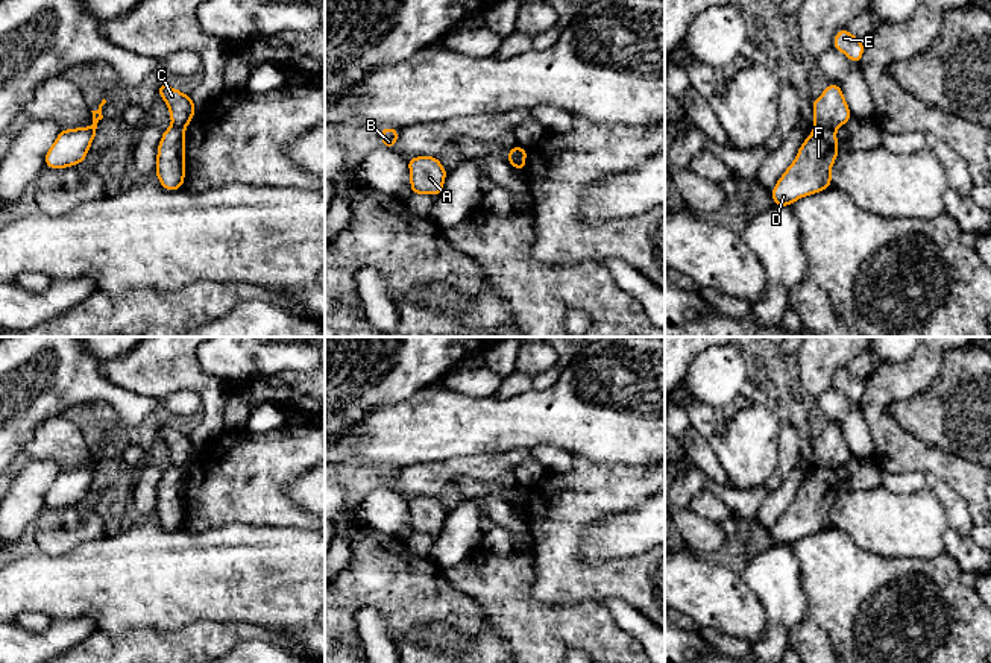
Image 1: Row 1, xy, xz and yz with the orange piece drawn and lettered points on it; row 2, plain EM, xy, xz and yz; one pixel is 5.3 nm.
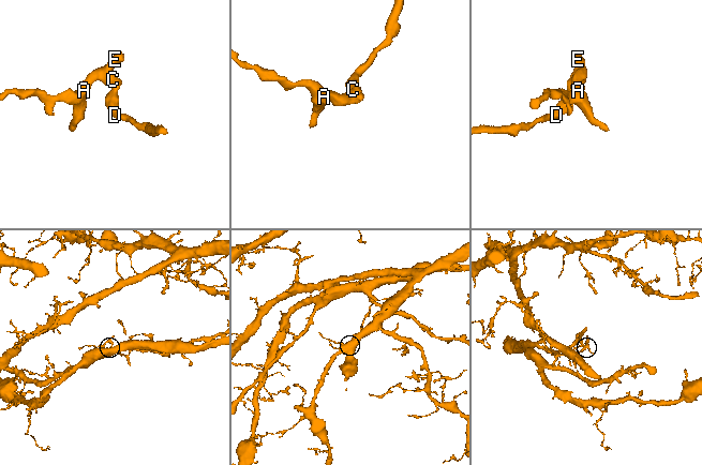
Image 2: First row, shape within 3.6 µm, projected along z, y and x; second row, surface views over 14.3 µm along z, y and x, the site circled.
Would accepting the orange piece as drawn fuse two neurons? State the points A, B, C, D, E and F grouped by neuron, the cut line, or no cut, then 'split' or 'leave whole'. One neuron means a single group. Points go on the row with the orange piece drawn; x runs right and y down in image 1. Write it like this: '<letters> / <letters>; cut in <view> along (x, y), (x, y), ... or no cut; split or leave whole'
A B C E / D F; cut in yz along (814, 126), (826, 126), (833, 131); split

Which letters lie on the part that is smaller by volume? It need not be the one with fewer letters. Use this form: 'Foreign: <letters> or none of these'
Foreign: A, B, C, E

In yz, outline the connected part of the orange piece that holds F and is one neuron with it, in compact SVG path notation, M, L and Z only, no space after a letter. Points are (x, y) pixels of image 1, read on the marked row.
M813 127L800 146L795 159L772 187L775 206L791 206L798 199L832 187L832 167L839 153L836 132Z

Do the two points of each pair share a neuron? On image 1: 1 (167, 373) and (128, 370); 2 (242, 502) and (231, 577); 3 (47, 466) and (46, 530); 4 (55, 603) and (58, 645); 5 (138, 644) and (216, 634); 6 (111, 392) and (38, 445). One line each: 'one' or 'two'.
1: one
2: two
3: two
4: two
5: one
6: two

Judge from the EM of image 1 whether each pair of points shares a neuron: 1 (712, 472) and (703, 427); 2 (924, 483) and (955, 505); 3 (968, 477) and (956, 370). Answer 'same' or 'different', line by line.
1: different
2: same
3: different

